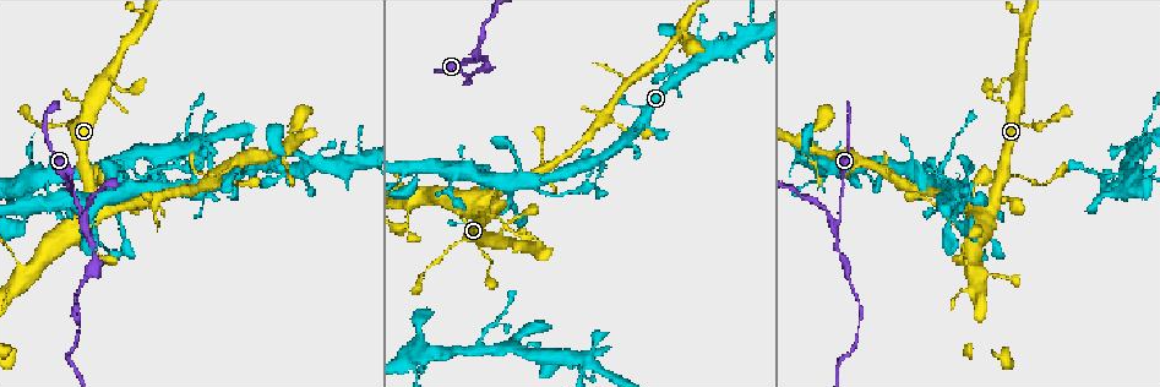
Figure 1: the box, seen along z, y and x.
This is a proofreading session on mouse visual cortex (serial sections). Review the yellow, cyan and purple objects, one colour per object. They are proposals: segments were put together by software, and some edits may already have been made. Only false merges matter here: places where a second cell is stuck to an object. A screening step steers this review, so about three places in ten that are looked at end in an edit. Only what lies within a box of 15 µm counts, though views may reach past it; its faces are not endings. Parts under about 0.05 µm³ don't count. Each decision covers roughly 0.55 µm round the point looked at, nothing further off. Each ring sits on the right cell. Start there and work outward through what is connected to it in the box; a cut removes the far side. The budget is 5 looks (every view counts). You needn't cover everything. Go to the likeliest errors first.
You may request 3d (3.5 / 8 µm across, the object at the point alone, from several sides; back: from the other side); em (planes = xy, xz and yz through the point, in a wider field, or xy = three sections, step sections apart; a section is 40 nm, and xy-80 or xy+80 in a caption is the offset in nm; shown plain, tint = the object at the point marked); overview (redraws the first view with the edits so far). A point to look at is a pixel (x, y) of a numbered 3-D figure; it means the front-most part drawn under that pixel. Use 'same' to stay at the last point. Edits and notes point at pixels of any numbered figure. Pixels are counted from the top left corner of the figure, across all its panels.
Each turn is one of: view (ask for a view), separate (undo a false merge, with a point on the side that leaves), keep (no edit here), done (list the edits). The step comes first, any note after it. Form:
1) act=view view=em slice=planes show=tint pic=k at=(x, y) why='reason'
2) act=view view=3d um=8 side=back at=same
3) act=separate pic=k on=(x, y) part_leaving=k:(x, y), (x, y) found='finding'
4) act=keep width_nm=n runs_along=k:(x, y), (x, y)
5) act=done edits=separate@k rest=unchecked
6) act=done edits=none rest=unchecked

act=view view=3d um=8 pic=1 at=(86, 224) why='narrows sharply'

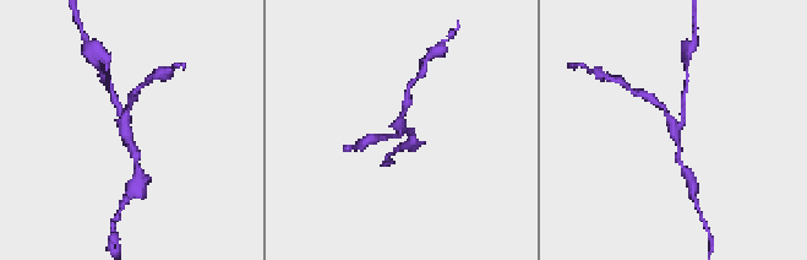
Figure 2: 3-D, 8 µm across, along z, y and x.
act=view view=3d um=3.5 side=back pic=2 at=(400, 133)

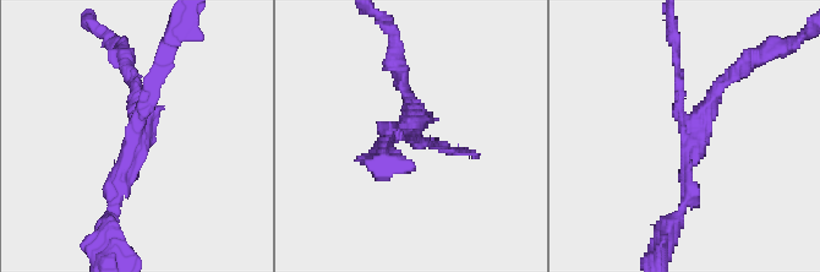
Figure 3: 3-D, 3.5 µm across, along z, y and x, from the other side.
act=view view=em slice=xy step=1 show=tint pic=3 at=(418, 134) arms=3 arm_widths_nm=150,150,200

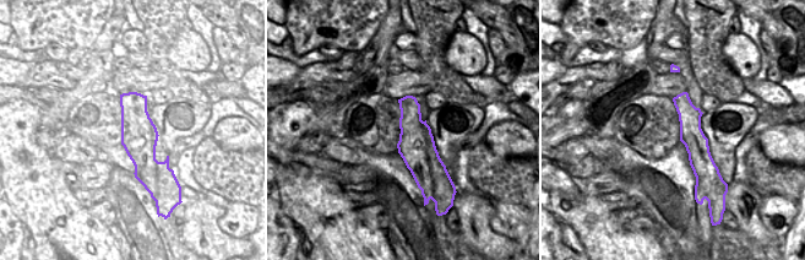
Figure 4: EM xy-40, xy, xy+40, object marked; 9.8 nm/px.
act=keep runs_along=4:(683, 96), (699, 150), (700, 177) found='one cell here'

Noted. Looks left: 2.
act=view view=3d um=3.5 pic=1 at=(602, 164) why='thick turns thin'

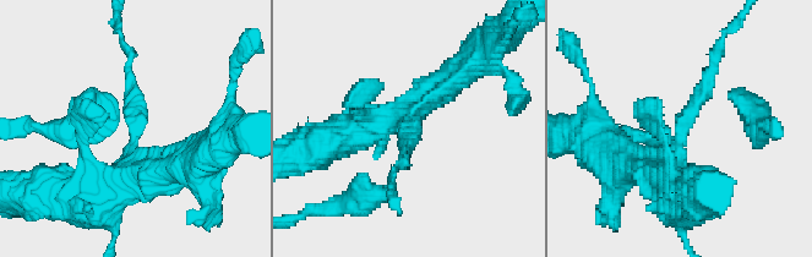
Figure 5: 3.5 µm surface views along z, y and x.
act=view view=em slice=xy step=3 show=tint pic=5 at=(137, 131)

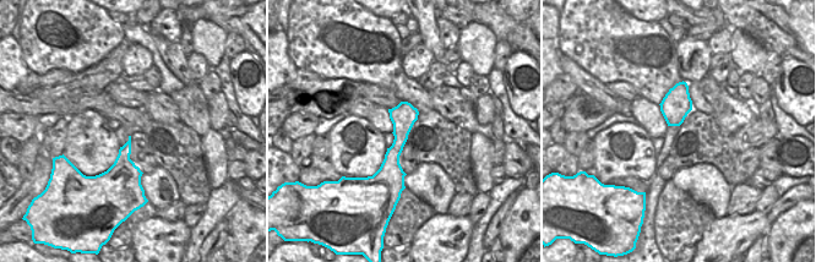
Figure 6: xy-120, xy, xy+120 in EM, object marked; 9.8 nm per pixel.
act=keep runs_along=6:(404, 104), (393, 152), (397, 183) found='one cell here'

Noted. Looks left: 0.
act=done edits=none rest=unchecked

